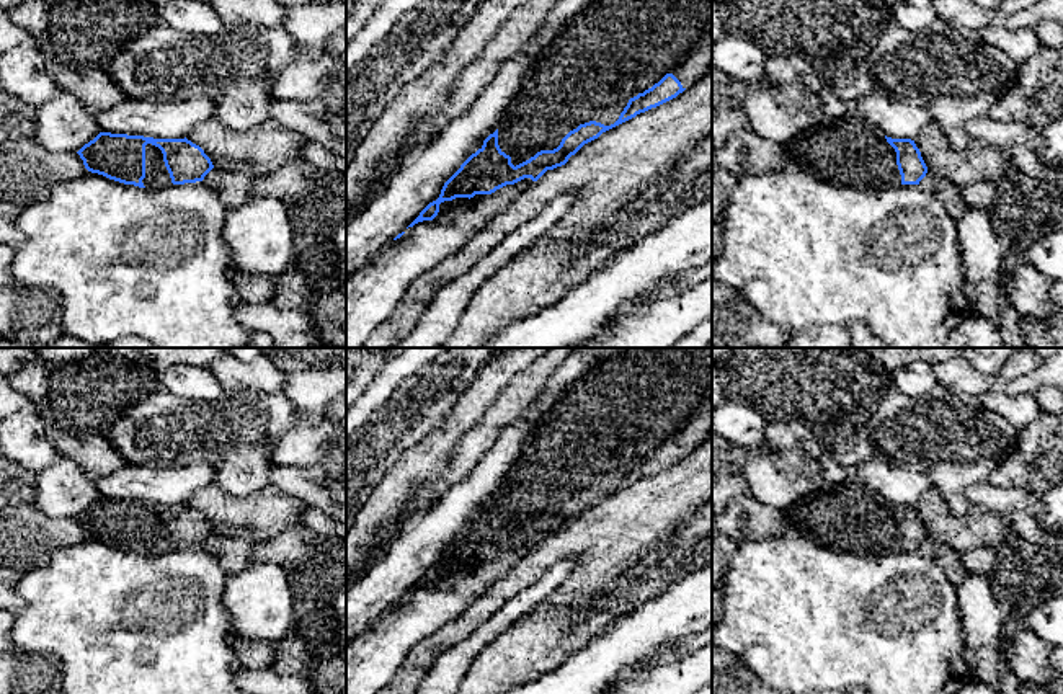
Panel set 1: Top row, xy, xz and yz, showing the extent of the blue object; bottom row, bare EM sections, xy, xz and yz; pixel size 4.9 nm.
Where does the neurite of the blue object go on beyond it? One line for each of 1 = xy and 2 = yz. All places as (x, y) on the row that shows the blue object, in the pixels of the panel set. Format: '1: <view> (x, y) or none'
1: xy (157, 175)
2: yz (848, 152)

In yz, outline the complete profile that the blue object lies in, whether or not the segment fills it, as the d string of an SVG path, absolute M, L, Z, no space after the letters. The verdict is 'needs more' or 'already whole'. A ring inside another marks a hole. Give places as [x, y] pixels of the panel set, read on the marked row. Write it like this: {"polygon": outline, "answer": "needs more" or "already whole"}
{"polygon": "M857 116L818 127L789 152L808 173L844 186L919 185L927 173L914 140L882 136Z", "answer": "needs more"}

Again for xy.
{"polygon": "M100 132L77 153L88 171L139 188L202 181L214 168L204 150L186 137Z", "answer": "needs more"}

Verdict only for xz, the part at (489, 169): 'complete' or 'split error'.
split error

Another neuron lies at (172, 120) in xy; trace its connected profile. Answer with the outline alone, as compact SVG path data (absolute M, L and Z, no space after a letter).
M194 96L180 101L126 100L96 113L103 132L153 139L185 139L198 124L214 118L214 101Z

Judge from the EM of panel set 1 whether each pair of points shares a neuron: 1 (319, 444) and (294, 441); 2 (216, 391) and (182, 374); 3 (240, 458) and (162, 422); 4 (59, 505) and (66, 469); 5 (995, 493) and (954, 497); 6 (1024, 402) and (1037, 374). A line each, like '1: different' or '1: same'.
1: same
2: same
3: same
4: same
5: different
6: different

